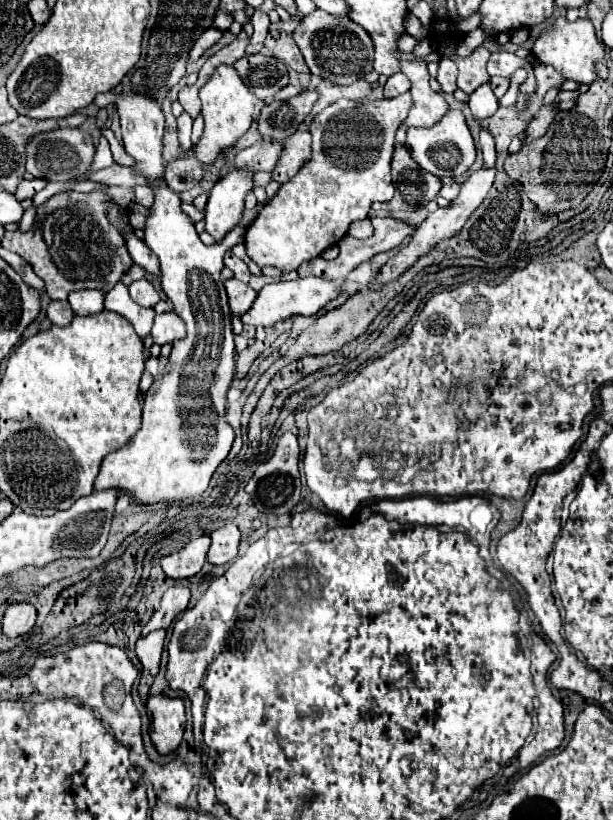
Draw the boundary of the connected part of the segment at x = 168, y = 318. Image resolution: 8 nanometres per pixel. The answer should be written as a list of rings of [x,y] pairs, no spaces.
[[[173,311],[171,313],[161,313],[161,315],[155,317],[151,335],[153,335],[153,341],[159,343],[159,345],[173,343],[173,341],[185,337],[185,323]]]

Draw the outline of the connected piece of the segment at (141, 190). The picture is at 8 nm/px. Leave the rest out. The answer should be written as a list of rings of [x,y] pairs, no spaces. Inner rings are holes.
[[[146,185],[135,187],[135,202],[143,207],[150,208],[154,202],[154,193]]]

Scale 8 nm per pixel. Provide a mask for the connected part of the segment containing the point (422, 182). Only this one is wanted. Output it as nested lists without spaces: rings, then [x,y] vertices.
[[[405,145],[395,147],[391,171],[395,197],[389,203],[379,203],[377,209],[413,211],[417,207],[425,207],[441,189],[441,181],[435,175],[421,171],[421,167],[417,167],[417,163],[411,159],[409,151],[405,151]]]

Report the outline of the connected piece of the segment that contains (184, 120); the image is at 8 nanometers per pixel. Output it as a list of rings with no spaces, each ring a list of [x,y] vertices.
[[[183,113],[179,119],[177,119],[177,129],[179,129],[179,143],[181,143],[181,149],[191,149],[191,125],[193,125],[193,119]]]

